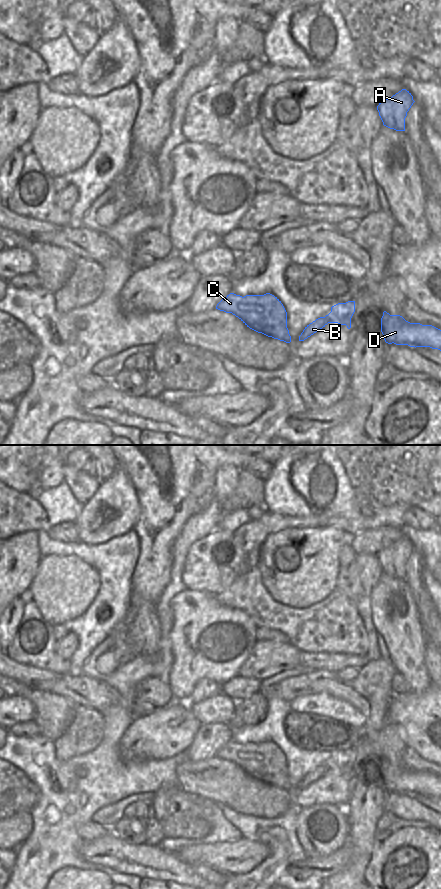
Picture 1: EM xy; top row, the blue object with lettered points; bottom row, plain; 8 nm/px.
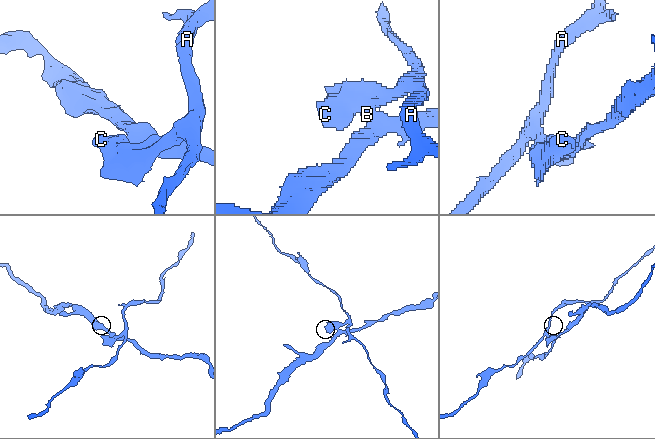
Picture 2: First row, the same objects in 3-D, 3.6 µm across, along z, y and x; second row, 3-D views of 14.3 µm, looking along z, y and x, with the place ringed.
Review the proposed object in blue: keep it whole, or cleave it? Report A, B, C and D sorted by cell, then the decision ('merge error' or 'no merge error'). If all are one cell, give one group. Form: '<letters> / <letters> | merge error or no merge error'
A B C / D | merge error

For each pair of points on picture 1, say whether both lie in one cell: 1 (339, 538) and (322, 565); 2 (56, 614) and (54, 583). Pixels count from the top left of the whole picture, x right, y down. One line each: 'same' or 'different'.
1: same
2: same

